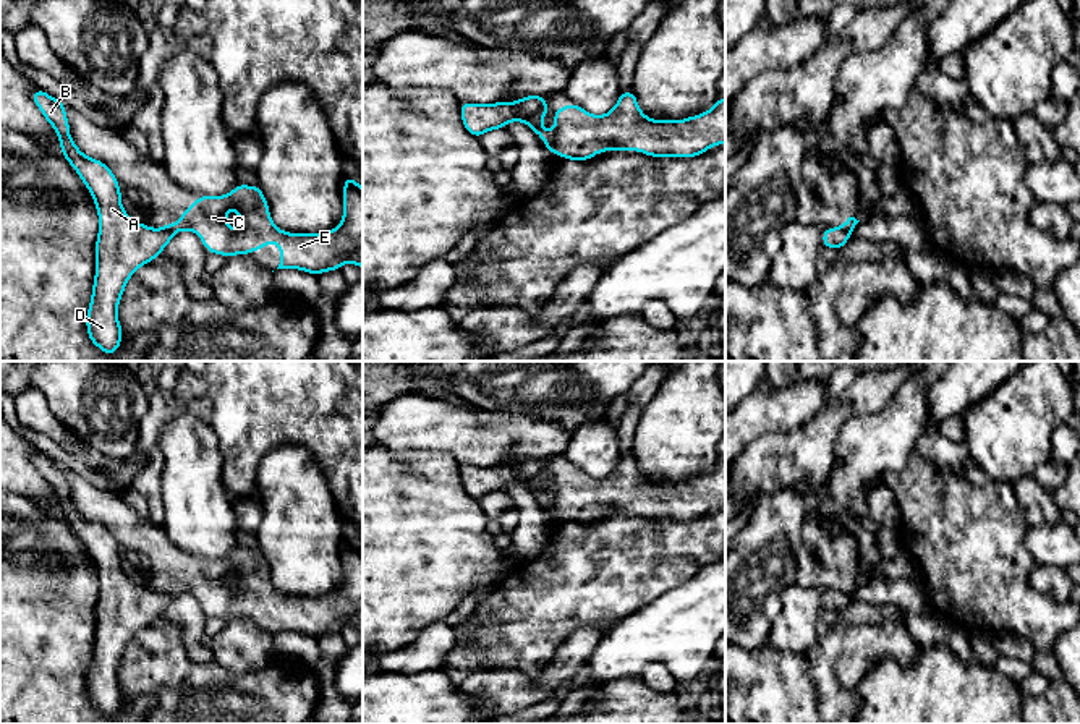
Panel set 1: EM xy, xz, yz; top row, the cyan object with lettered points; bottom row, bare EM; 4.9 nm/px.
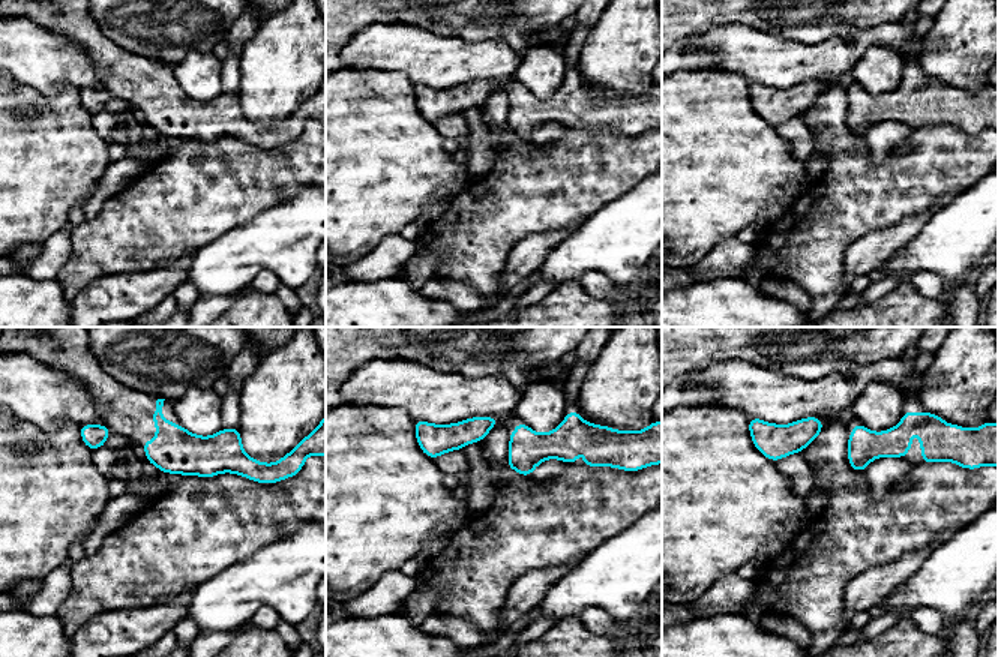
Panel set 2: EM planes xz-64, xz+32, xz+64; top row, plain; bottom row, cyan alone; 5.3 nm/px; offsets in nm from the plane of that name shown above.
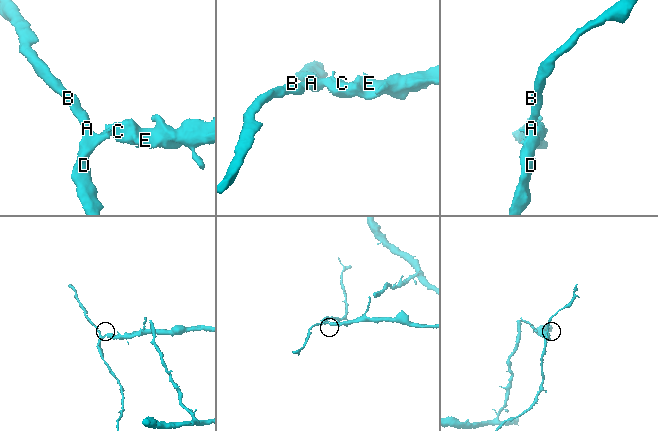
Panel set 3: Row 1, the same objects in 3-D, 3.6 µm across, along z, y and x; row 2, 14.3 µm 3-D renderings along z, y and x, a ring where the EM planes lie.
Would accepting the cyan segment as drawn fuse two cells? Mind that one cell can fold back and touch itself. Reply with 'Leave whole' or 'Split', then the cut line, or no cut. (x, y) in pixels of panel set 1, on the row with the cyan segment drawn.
Split. Split along xz (544, 102), (522, 120)

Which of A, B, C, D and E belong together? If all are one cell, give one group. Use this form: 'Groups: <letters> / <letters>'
Groups: A B D / C E

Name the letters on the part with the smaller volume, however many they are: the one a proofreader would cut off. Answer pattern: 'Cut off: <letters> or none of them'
Cut off: C, E

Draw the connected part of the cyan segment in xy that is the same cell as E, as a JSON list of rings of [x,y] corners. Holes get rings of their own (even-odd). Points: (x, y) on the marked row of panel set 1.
[[[347,175],[342,224],[319,235],[279,230],[270,219],[262,190],[241,183],[225,196],[198,196],[193,206],[183,211],[178,224],[164,224],[162,230],[196,232],[207,253],[225,258],[249,254],[267,243],[279,243],[277,269],[300,269],[316,277],[325,270],[338,270],[345,262],[355,262],[363,269],[363,188]],[[230,209],[240,214],[238,232],[225,222]]]

